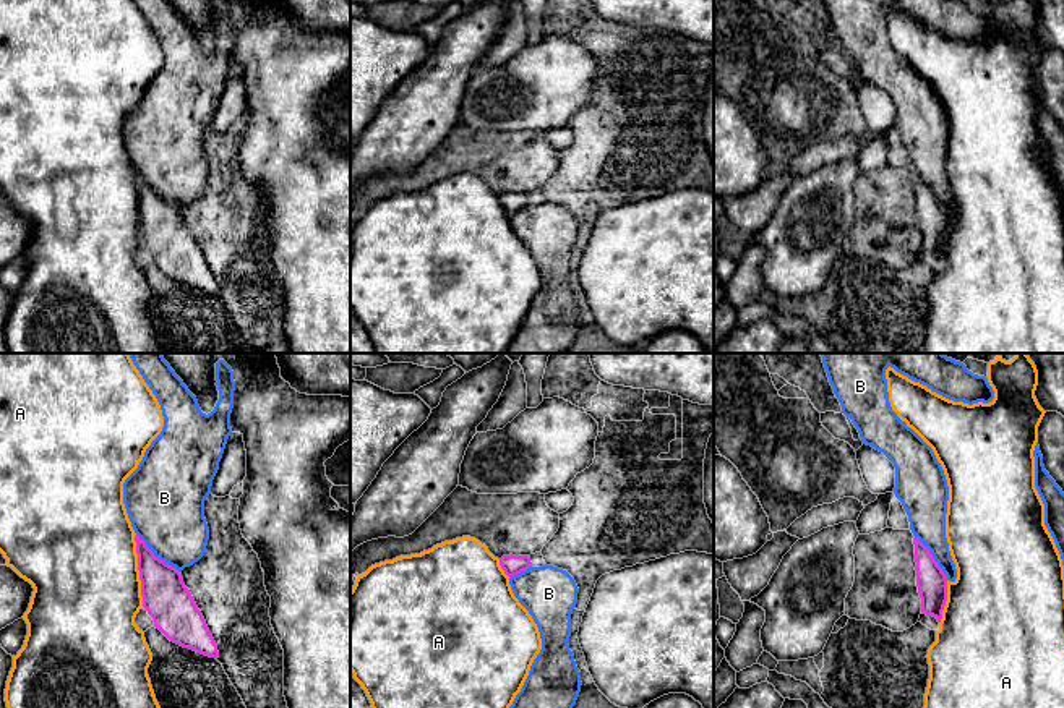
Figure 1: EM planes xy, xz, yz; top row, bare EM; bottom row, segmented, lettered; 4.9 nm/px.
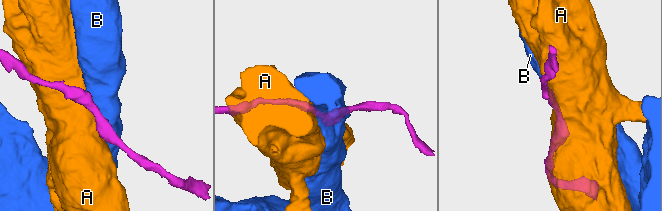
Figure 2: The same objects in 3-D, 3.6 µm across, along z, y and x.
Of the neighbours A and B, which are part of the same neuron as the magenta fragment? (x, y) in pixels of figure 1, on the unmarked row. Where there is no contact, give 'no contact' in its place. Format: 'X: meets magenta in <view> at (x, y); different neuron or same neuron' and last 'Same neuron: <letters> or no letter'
A: meets magenta in xy at (138, 206); different neuron
B: meets magenta in xy at (154, 193); different neuron
Same neuron: no letter

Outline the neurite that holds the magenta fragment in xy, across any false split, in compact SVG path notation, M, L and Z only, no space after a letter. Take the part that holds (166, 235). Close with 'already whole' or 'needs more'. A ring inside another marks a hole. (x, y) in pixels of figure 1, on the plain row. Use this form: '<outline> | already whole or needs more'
M136 172L143 245L170 279L209 295L219 295L217 282L182 211L154 193Z | already whole

